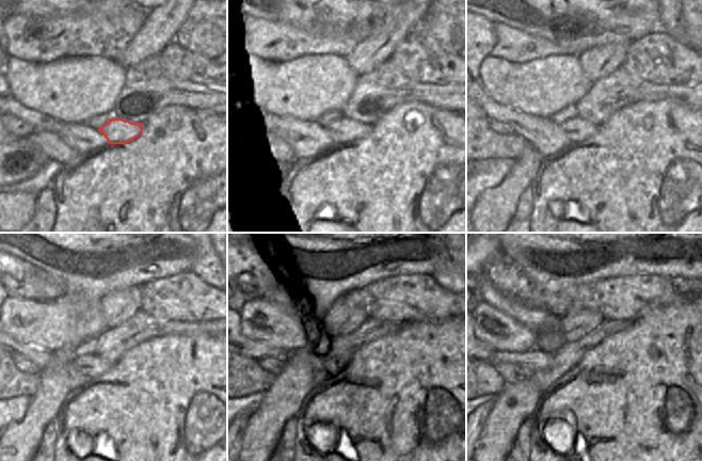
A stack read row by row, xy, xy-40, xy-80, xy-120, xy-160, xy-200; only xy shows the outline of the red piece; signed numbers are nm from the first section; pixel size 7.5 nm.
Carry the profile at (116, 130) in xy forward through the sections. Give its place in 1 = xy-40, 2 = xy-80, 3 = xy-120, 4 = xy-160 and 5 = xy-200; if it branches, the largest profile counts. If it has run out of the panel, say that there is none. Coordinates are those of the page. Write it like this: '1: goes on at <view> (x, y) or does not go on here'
1: goes on at xy-40 (342, 130)
2: goes on at xy-80 (576, 129)
3: goes on at xy-120 (92, 366)
4: goes on at xy-160 (322, 370)
5: goes on at xy-200 (536, 360)

